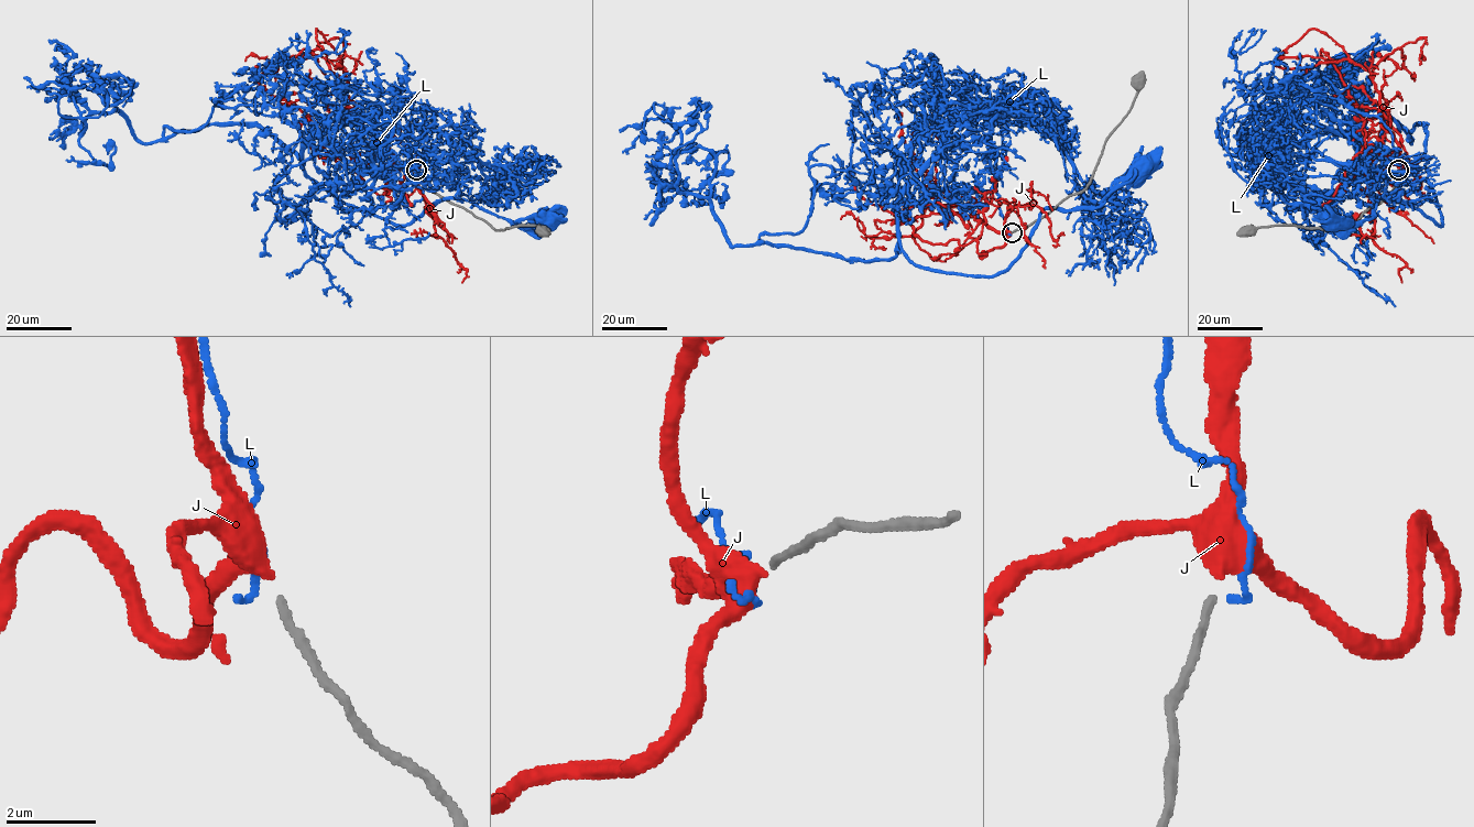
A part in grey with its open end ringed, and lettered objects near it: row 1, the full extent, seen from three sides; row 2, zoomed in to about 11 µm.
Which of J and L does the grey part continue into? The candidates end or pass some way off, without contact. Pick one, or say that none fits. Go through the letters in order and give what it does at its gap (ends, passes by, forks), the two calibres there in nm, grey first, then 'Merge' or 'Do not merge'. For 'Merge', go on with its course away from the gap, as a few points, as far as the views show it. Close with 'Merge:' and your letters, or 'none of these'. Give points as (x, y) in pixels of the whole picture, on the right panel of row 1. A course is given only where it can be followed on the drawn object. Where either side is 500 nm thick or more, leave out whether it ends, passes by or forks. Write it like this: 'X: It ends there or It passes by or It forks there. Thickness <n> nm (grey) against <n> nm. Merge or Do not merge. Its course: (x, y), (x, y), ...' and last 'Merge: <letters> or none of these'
J: It ends there. Thickness 160 nm (grey) against 480 nm. Merge. Its course: (1398, 169), (1415, 166), (1419, 205), (1406, 195), (1408, 153), (1388, 118), (1368, 159), (1395, 156)
L: It ends there. Thickness 160 nm (grey) against 170 nm. Do not merge
Merge: J

